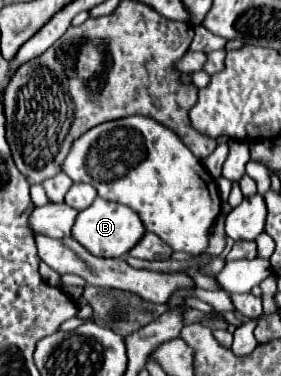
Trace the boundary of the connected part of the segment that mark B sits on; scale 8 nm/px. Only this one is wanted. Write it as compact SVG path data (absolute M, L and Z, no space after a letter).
M98 197L88 209L80 211L76 217L76 223L72 227L72 237L76 241L80 241L86 249L90 249L92 255L100 255L100 257L122 257L126 255L146 233L140 217L136 211L132 211L126 205L120 203L112 203L112 201L104 201L102 197Z

